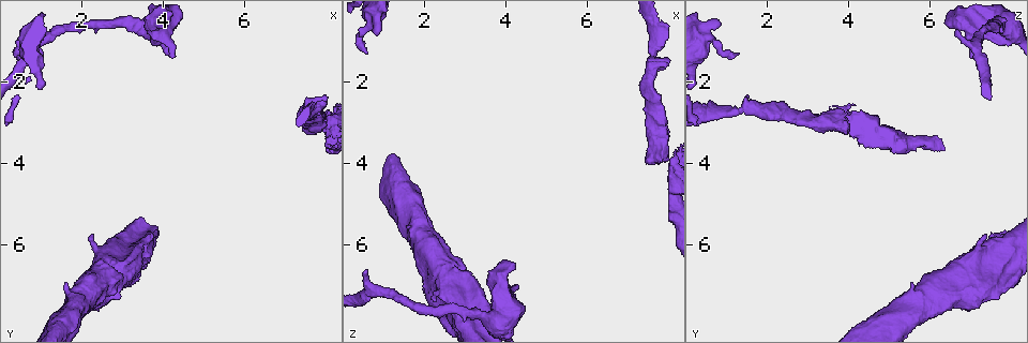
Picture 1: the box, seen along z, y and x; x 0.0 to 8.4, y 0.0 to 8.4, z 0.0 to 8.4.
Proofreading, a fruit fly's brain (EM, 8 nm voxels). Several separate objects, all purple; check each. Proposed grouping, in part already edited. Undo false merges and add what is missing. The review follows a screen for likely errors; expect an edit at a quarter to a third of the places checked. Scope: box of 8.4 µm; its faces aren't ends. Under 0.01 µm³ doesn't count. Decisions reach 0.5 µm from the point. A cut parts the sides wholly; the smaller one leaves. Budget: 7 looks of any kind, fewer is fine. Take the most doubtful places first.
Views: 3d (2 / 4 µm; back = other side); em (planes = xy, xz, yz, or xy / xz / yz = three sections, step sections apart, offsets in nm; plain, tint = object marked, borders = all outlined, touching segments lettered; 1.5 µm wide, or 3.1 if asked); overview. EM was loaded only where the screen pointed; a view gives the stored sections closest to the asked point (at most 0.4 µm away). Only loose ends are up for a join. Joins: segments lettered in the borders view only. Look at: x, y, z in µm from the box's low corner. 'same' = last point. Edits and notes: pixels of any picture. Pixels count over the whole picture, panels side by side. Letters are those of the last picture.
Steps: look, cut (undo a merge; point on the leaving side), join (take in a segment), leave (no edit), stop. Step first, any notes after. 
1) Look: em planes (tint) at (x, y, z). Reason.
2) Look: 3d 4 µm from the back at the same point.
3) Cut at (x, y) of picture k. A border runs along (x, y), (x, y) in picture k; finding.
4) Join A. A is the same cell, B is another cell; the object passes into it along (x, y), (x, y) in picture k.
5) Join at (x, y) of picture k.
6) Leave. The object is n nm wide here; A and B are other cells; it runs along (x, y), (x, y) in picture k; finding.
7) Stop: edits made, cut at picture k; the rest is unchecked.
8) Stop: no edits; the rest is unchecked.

Look: em xy step 8 (borders) at (3.75, 5.75, 7.50). Free end.

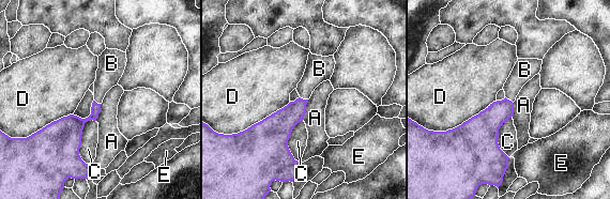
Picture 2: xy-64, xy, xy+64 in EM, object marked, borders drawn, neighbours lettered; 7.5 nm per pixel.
Join B. B is the same cell, A, C, D and E are other cells; the object passes into it along (280, 123), (304, 100), (318, 70) in picture 2; it goes on there.

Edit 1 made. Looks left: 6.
Look: 3d 2 µm at (4.20, 1.35, 6.95). Tapers out.

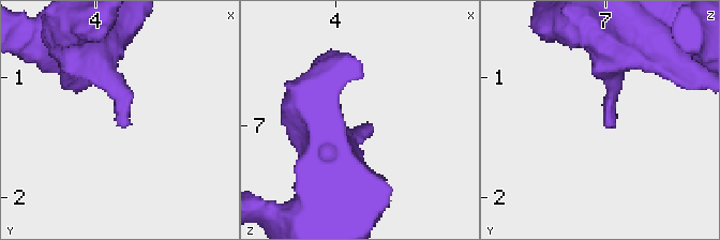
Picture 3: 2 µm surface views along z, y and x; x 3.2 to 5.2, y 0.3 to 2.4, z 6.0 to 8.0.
Look: em planes (tint) at (4.26, 1.40, 7.00). Now the EM.

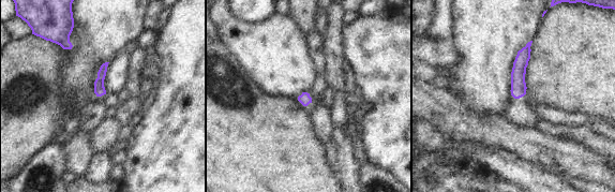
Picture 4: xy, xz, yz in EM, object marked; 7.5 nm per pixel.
Look: em planes (borders) at the same point.

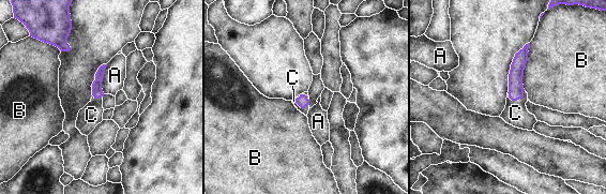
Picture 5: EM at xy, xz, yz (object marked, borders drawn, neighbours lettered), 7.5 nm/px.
Join C. C is the same cell, A and B are other cells; the object passes into it along (516, 89), (517, 99), (515, 113) in picture 5; it goes on there.

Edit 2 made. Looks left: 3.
Look: overview. See it whole again.

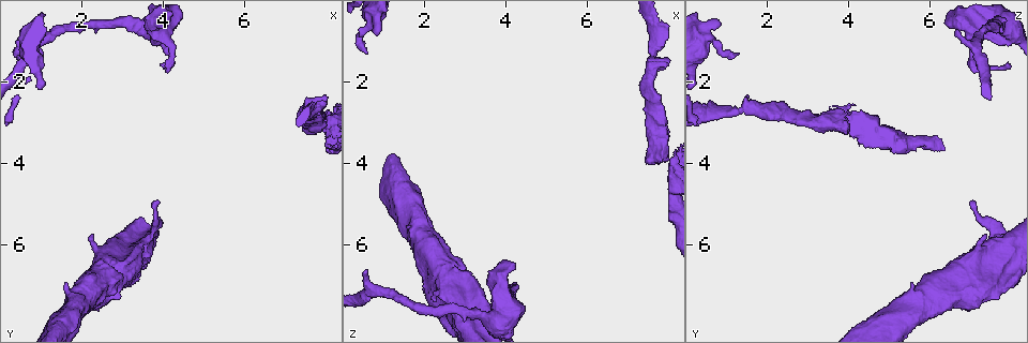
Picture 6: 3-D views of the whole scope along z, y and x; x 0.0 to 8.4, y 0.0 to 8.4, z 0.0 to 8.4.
Look: em xz step 4 (tint) at (7.60, 2.65, 1.65).

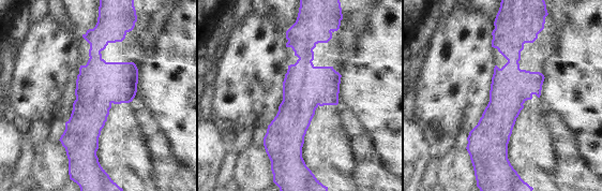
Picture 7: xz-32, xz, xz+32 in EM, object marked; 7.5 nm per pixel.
Look: em planes (borders) at the same point.

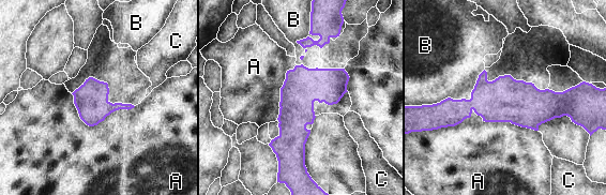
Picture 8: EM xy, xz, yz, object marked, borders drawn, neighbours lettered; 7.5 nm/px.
Leave. A, B and C are other cells; a border runs along (438, 128), (474, 111), (538, 131) in picture 8; continuous, no second cell.

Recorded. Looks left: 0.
Stop: edits made, join at picture 2, join at picture 5; the rest is unchecked.

